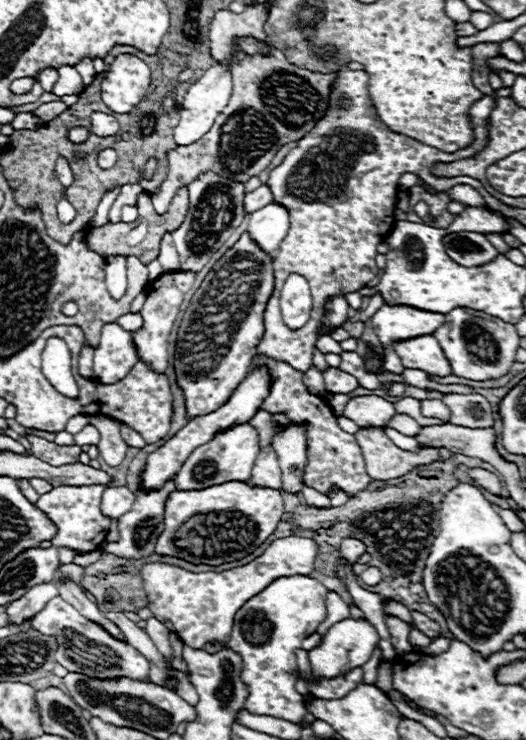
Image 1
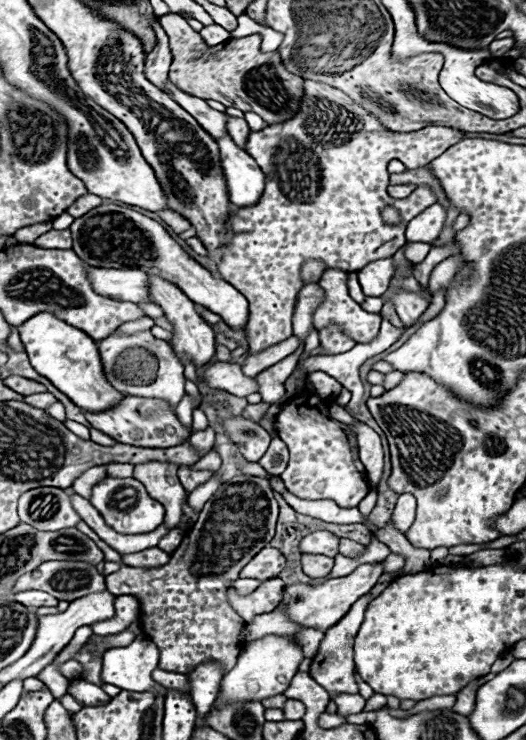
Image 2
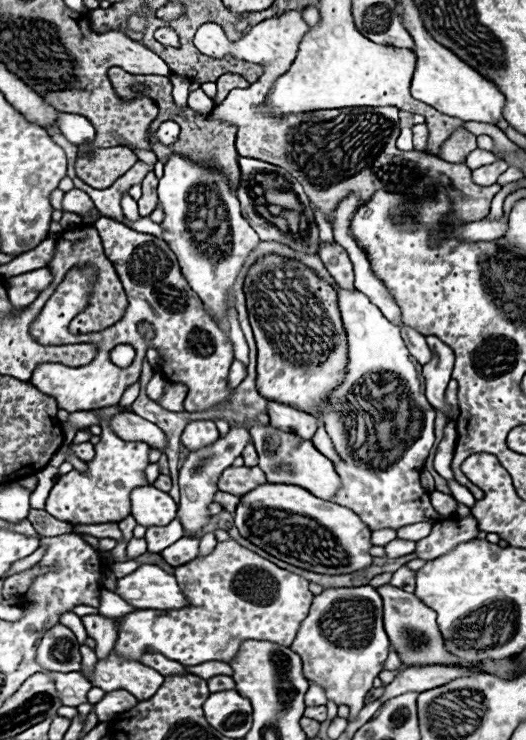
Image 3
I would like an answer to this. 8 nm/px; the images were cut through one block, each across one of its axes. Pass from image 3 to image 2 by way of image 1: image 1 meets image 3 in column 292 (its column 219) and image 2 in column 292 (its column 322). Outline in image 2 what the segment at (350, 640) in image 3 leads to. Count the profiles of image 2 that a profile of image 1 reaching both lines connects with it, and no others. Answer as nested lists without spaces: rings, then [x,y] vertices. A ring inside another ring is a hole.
[[[360,564],[352,574],[344,576],[344,578],[332,578],[326,580],[324,584],[318,586],[308,586],[308,584],[294,584],[294,586],[286,586],[284,590],[284,600],[282,606],[286,606],[286,614],[300,624],[300,628],[316,628],[316,630],[328,630],[330,626],[334,626],[340,618],[344,618],[344,614],[350,610],[352,602],[356,602],[356,598],[362,598],[364,594],[368,594],[374,584],[378,582],[378,578],[384,574],[384,564]]]

